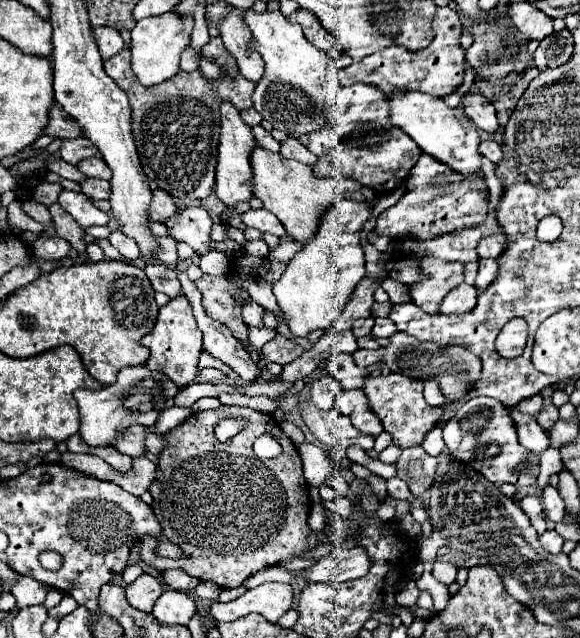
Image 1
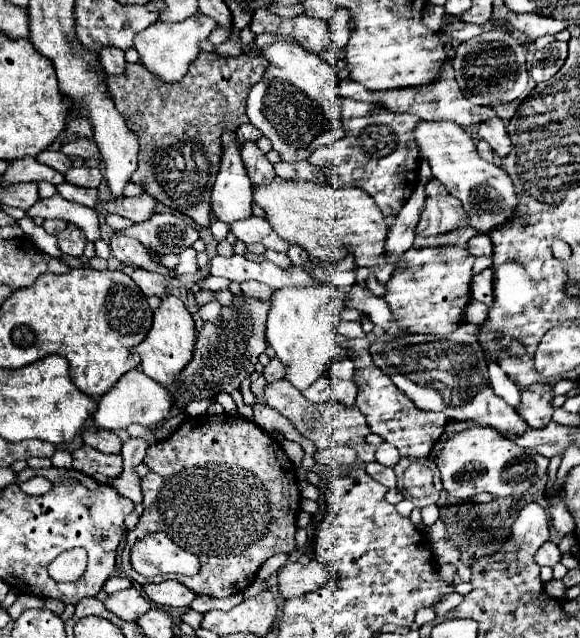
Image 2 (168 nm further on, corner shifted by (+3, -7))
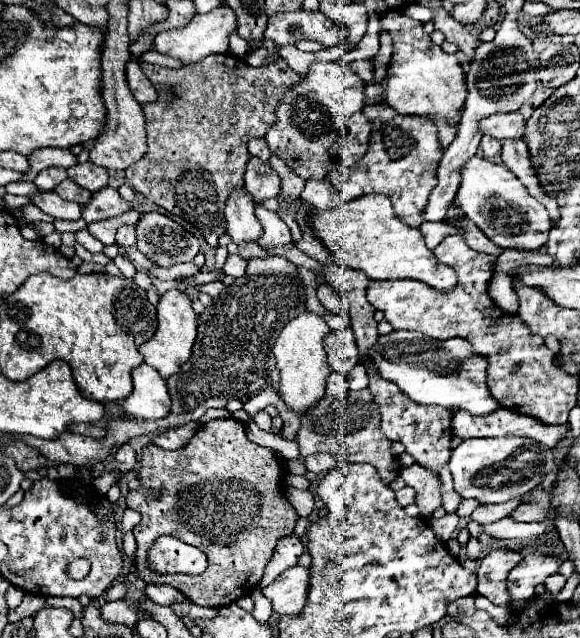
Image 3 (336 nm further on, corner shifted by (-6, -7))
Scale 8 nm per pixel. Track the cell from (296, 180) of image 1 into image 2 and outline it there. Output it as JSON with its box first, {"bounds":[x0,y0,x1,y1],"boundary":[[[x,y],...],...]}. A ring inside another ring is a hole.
{"bounds":[255,176,389,268],"boundary":[[[275,176],[273,180],[267,180],[265,184],[259,184],[255,188],[255,204],[259,204],[265,210],[269,224],[283,240],[287,240],[289,244],[301,246],[315,260],[337,262],[337,260],[345,258],[347,252],[353,252],[357,266],[373,268],[373,266],[383,264],[383,242],[385,242],[389,226],[385,226],[383,214],[377,208],[377,204],[373,202],[373,198],[361,188],[353,188],[353,186],[331,188],[329,184],[303,182],[303,180],[289,182],[289,180],[281,180]]]}

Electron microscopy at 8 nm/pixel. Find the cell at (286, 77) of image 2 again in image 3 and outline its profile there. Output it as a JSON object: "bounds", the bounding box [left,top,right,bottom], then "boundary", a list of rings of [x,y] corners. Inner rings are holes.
{"bounds":[266,62,372,180],"boundary":[[[316,62],[310,66],[310,72],[306,78],[302,78],[300,84],[292,86],[280,106],[276,108],[276,124],[268,130],[266,142],[274,156],[282,158],[288,168],[292,168],[300,178],[308,180],[324,180],[330,172],[338,172],[348,168],[350,164],[356,164],[366,152],[370,144],[370,132],[372,126],[368,118],[364,116],[364,80],[350,70],[350,66],[344,66],[340,62]]]}

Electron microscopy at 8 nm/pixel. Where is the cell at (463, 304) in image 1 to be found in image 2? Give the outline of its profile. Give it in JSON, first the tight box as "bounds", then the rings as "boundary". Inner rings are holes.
{"bounds":[465,300,487,324],"boundary":[[[469,300],[469,304],[465,306],[465,322],[471,324],[481,324],[487,318],[487,306],[481,304],[479,300]]]}

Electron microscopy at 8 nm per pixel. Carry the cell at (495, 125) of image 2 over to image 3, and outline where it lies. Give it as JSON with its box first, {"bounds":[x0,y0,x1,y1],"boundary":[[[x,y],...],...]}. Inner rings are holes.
{"bounds":[502,140,560,224],"boundary":[[[506,140],[502,144],[502,164],[516,174],[516,178],[526,186],[526,190],[538,200],[542,202],[546,208],[548,208],[548,214],[552,218],[554,224],[558,224],[558,216],[560,216],[560,210],[558,210],[558,202],[554,198],[550,198],[542,186],[540,186],[540,180],[534,172],[534,166],[530,162],[530,154],[528,154],[528,146],[524,140]]]}

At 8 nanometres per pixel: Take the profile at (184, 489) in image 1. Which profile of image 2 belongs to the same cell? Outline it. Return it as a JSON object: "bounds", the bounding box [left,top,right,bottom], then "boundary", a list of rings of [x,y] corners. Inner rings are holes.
{"bounds":[121,416,301,598],"boundary":[[[197,416],[187,418],[173,436],[161,440],[147,448],[147,456],[143,460],[151,472],[141,480],[143,490],[143,504],[145,512],[139,518],[139,524],[127,532],[127,544],[121,554],[123,572],[139,584],[162,582],[169,579],[179,580],[195,594],[205,594],[213,598],[225,598],[231,594],[243,592],[247,586],[253,584],[259,568],[267,558],[277,552],[293,554],[297,552],[295,542],[295,520],[299,514],[301,504],[301,490],[295,476],[295,468],[287,454],[283,452],[279,440],[265,432],[251,420],[241,416]],[[149,532],[163,532],[167,534],[177,546],[195,554],[201,562],[199,574],[185,576],[180,574],[157,575],[152,578],[141,578],[131,566],[131,548],[137,540],[147,536]]]}

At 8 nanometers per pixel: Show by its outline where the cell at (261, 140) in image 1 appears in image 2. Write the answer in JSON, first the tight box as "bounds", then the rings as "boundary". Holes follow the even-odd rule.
{"bounds":[241,140,275,186],"boundary":[[[253,140],[243,142],[243,146],[241,146],[241,156],[243,156],[245,168],[247,168],[247,172],[249,172],[249,178],[251,178],[251,184],[253,184],[253,186],[259,186],[261,182],[271,180],[271,178],[275,176],[273,164],[271,164],[271,162],[267,160],[267,156],[259,150],[257,142],[253,142]]]}

